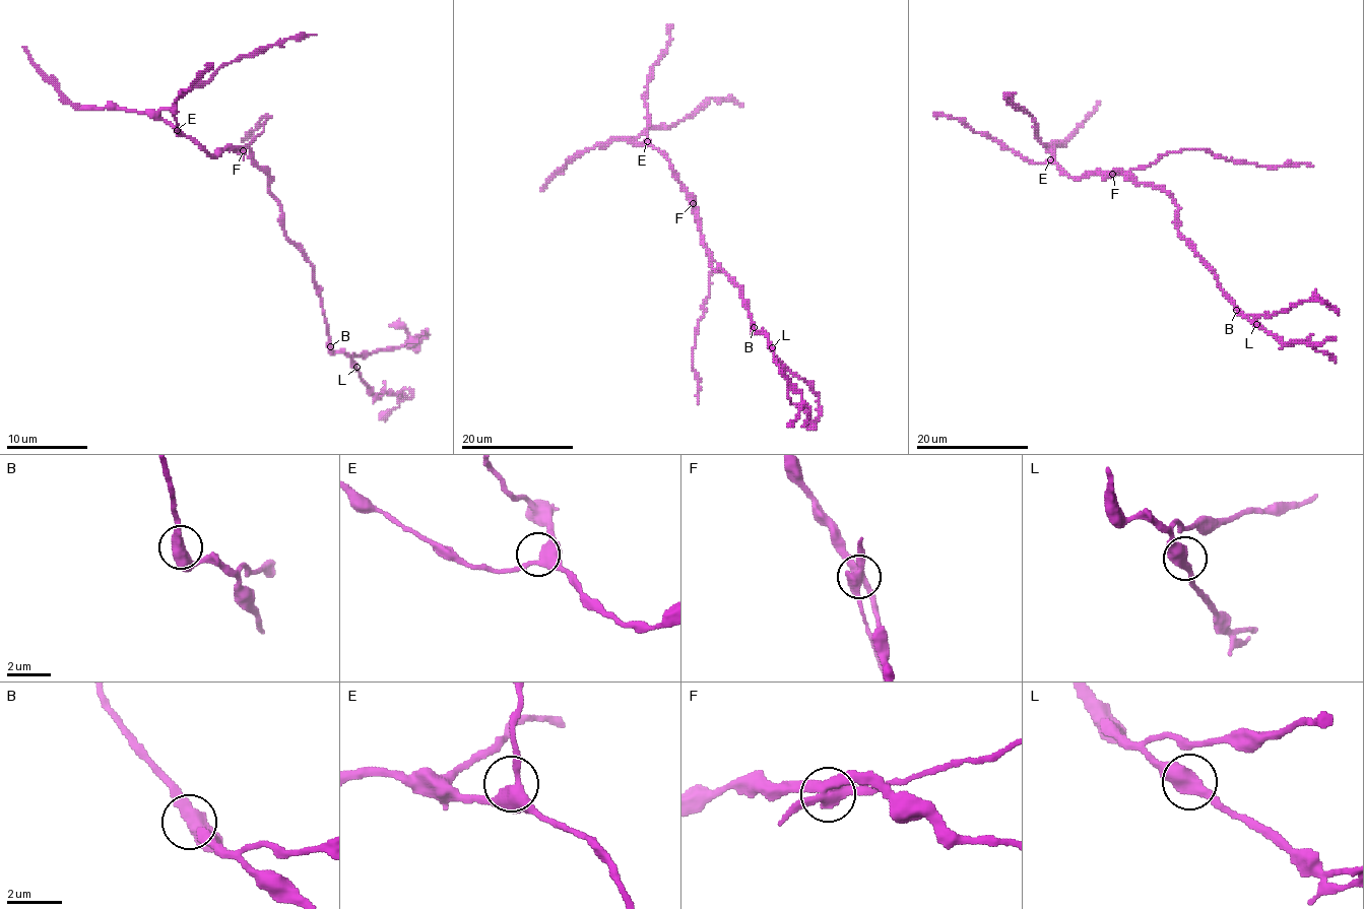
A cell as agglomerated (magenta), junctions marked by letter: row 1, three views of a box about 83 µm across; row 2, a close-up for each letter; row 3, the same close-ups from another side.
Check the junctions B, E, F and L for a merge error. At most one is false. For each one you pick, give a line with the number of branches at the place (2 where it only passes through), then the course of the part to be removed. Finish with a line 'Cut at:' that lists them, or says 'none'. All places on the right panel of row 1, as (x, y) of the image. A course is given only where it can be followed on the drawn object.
F: 4 branches meet; foreign part runs (1113, 174), (1147, 167), (1165, 154), (1206, 150), (1227, 159), (1254, 163), (1261, 167), (1312, 166)
Cut at: F

